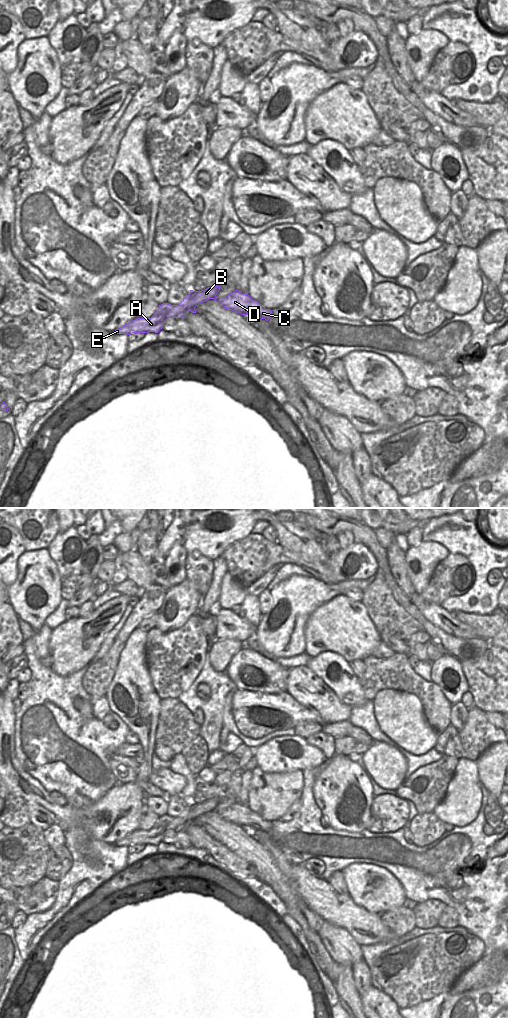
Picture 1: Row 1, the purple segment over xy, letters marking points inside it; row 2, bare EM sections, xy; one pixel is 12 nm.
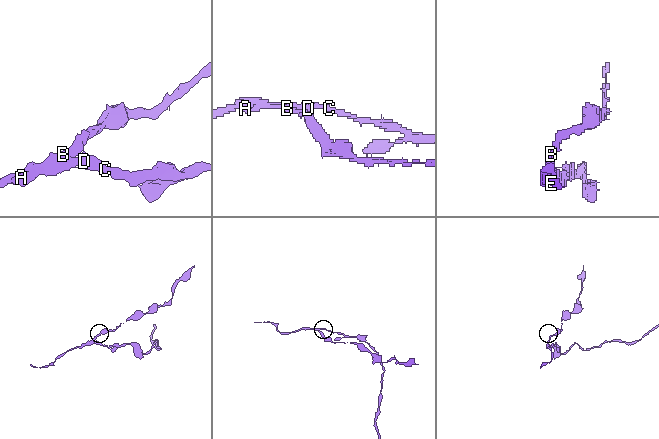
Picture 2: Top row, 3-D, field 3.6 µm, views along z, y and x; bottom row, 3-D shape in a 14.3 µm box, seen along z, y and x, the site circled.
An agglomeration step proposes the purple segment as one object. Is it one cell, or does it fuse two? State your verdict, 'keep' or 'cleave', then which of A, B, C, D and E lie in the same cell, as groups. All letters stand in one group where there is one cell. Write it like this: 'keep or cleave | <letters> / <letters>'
cleave | A B E / C D

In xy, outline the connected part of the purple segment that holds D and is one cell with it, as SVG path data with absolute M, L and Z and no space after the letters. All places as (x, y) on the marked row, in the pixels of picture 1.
M238 290L229 294L227 297L215 297L225 309L232 310L241 315L252 315L256 318L268 321L272 316L272 310L265 309L259 302L253 300L248 294L242 294Z

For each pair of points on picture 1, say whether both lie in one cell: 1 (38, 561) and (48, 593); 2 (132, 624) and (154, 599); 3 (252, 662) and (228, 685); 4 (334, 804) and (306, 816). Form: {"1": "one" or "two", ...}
{"1": "one", "2": "one", "3": "two", "4": "two"}

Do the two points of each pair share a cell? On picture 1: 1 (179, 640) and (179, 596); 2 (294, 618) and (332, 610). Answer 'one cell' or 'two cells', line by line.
1: two cells
2: two cells

